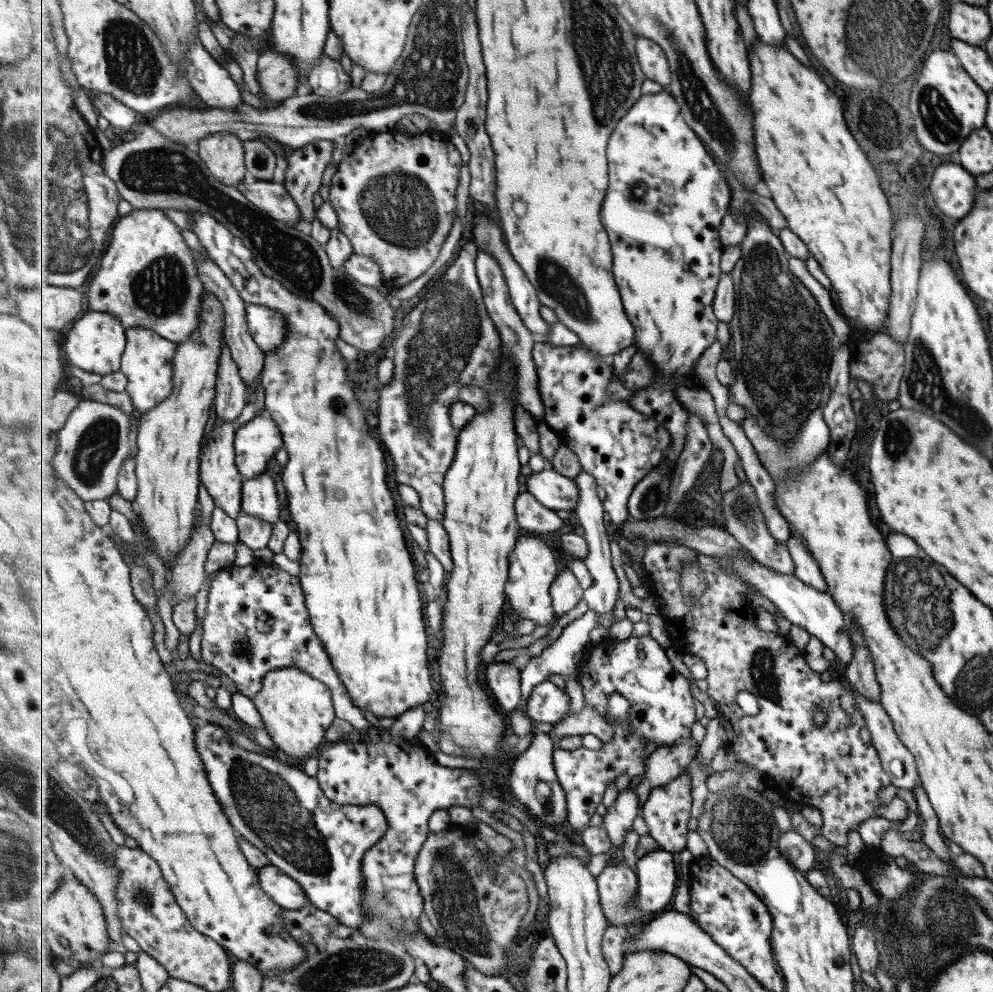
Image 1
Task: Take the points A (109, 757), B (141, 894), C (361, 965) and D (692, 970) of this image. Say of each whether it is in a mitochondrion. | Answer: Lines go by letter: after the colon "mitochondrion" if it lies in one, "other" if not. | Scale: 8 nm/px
A: other
B: mitochondrion
C: mitochondrion
D: other

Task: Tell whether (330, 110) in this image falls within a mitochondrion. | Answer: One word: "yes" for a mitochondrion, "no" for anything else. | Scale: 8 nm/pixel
yes

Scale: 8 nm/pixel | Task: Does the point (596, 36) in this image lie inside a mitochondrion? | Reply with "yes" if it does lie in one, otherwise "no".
yes

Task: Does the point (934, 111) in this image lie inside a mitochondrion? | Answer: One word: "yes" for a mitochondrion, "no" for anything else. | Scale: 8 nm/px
yes

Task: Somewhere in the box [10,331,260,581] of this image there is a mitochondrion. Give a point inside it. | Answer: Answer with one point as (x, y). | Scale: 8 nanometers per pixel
(97, 444)

